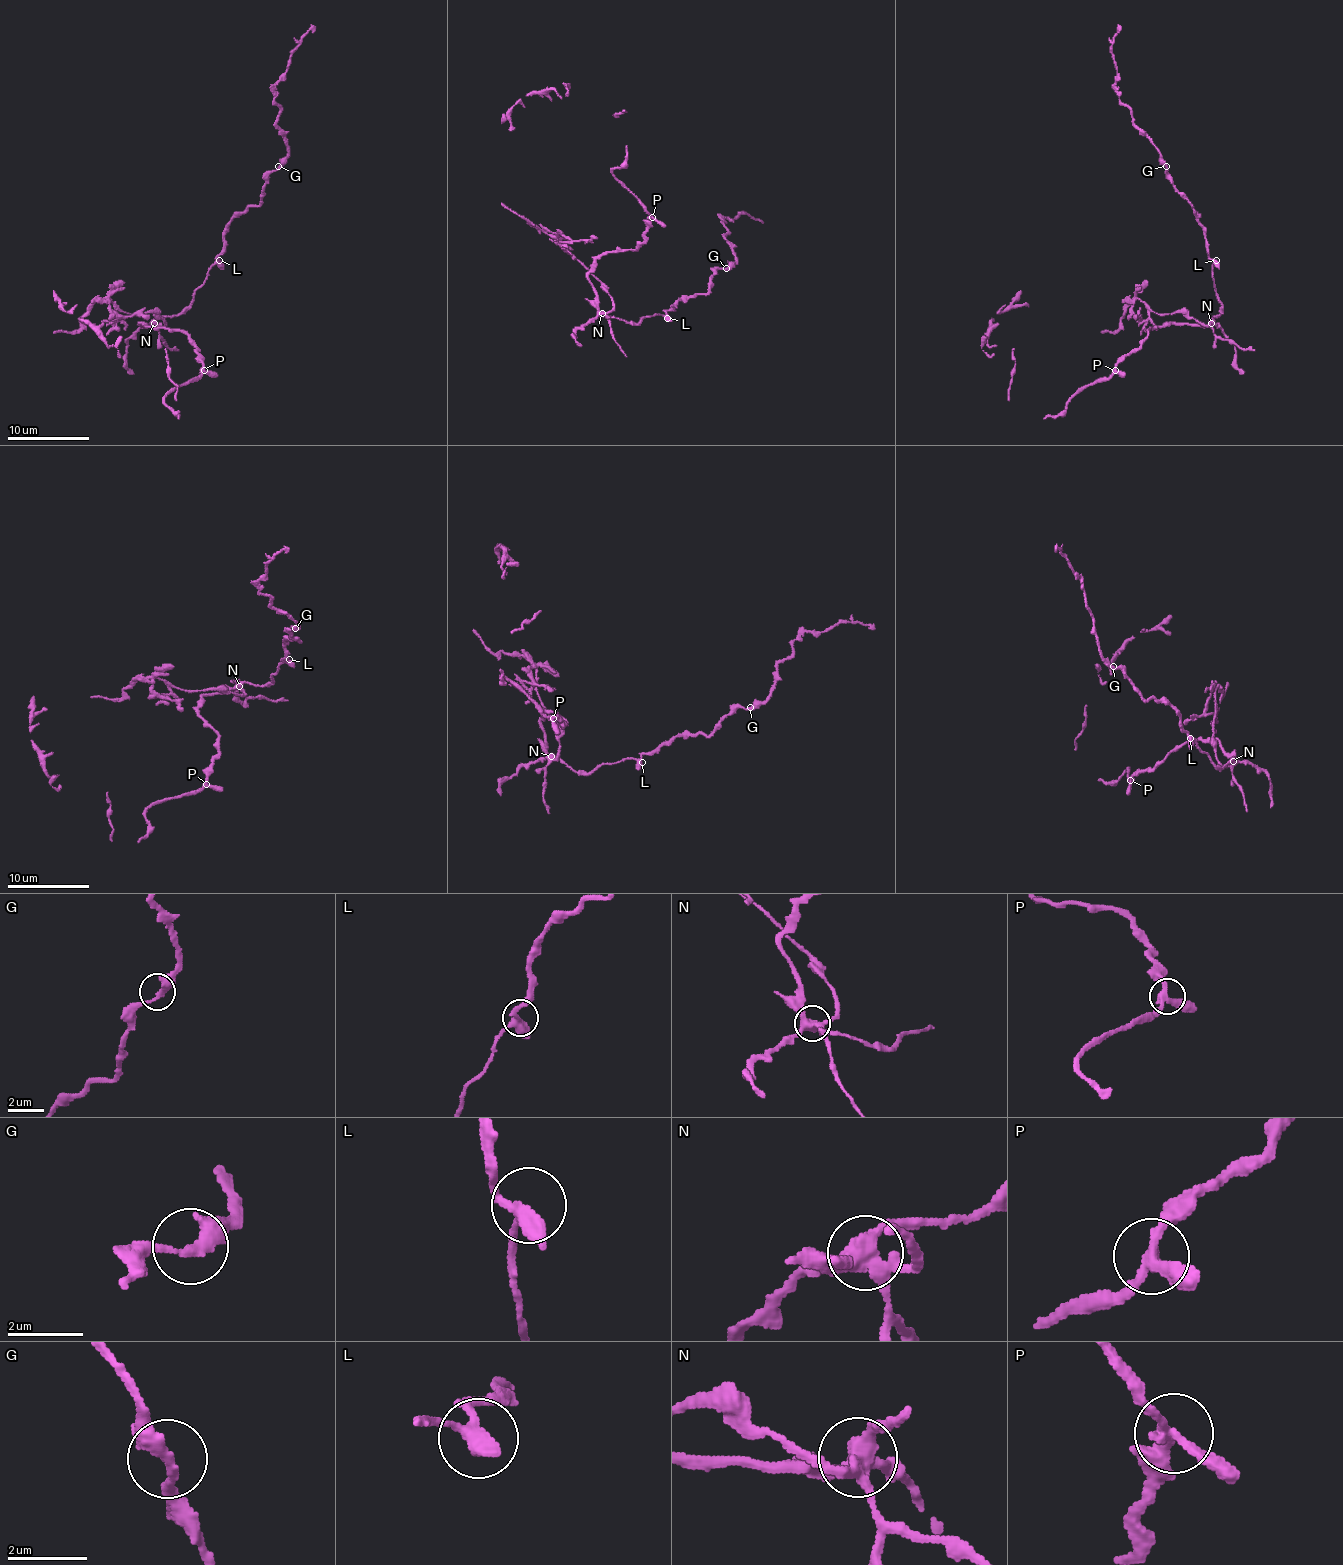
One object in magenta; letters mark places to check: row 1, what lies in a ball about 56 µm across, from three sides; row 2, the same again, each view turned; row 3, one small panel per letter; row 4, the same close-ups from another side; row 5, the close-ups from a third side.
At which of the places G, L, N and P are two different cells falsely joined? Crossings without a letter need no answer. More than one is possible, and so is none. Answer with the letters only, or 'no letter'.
N

